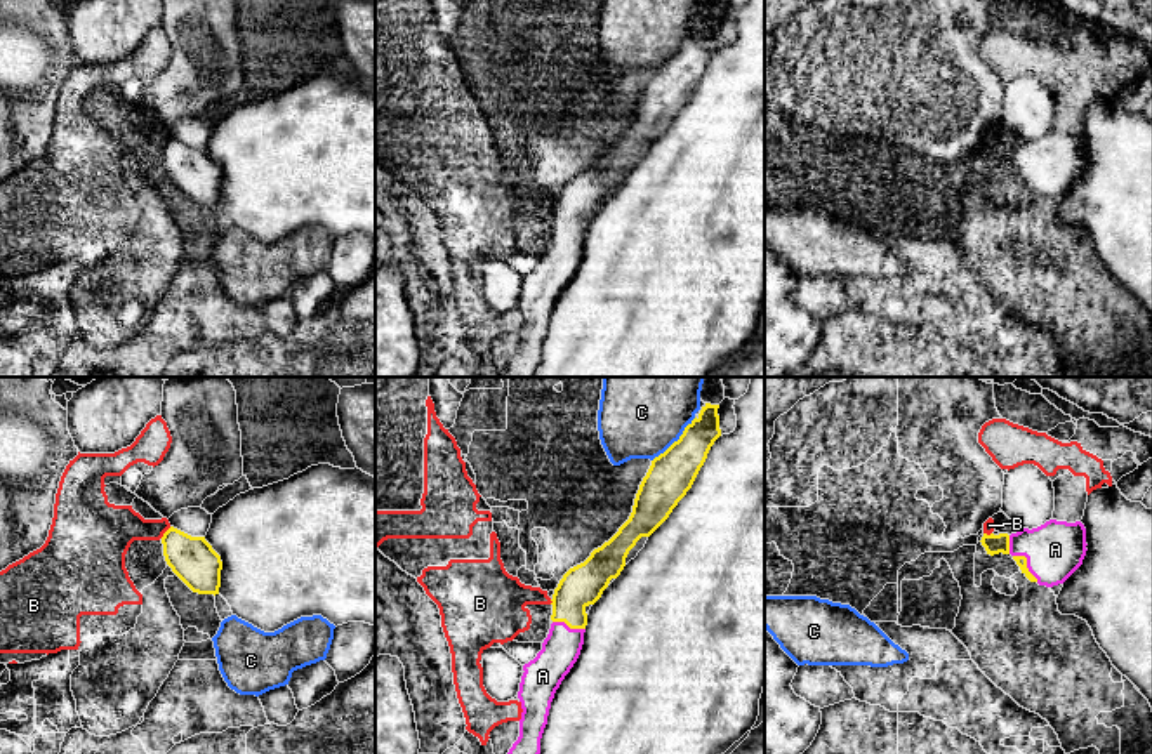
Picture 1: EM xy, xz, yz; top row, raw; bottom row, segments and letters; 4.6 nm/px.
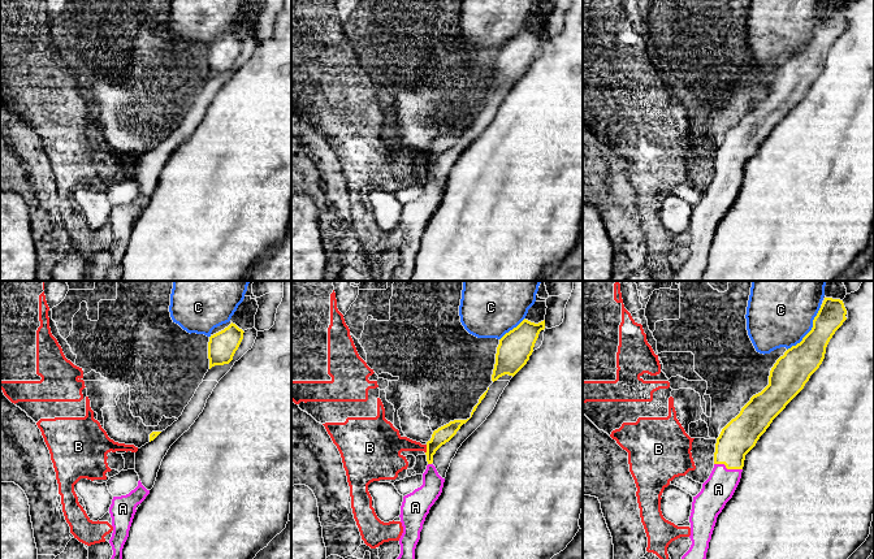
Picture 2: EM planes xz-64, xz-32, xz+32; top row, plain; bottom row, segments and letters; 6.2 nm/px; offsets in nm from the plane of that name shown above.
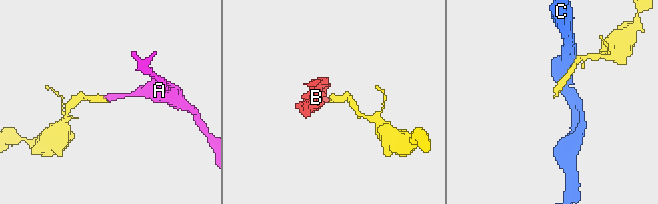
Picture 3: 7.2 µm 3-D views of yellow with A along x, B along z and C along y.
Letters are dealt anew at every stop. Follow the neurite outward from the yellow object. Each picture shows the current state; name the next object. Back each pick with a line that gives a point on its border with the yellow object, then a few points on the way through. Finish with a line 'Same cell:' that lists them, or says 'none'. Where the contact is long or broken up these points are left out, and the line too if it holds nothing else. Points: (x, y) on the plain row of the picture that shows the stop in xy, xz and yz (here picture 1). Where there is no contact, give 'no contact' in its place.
A: yz (1026, 174) | across yz (1020, 171), (1026, 174), (1034, 165), (1055, 160)
Same cell: A

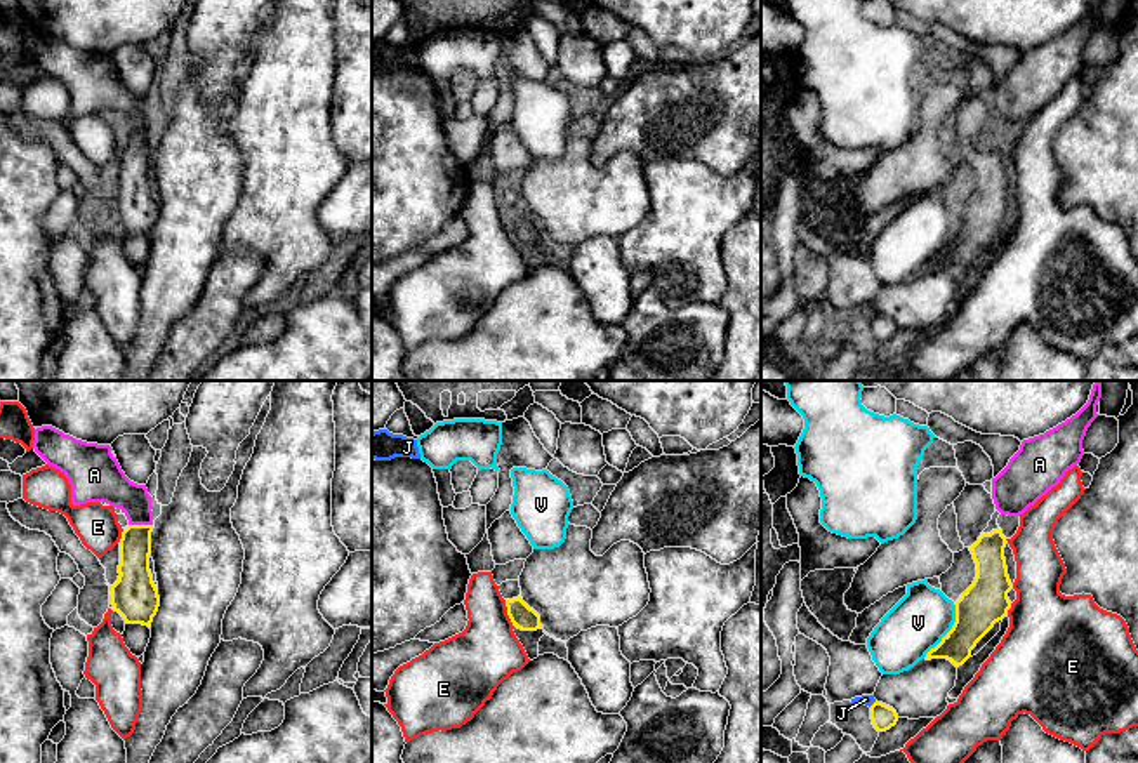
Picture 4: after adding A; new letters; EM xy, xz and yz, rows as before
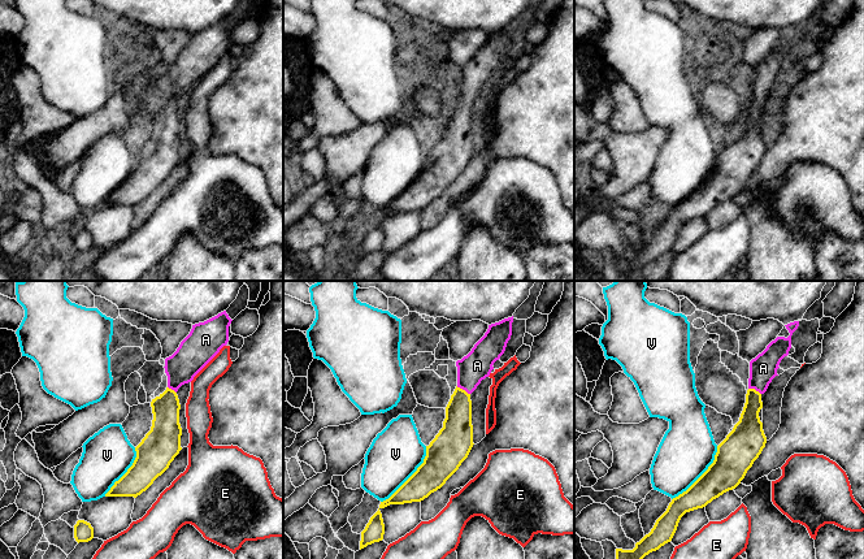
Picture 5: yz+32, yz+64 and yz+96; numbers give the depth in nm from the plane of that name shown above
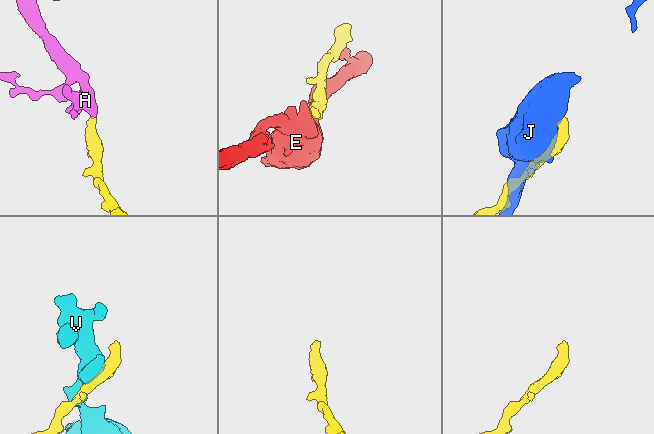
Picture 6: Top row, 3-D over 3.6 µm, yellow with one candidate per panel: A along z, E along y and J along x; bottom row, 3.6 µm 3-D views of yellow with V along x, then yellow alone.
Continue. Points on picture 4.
A: xy (141, 136) | across xy (136, 190), (136, 148), (141, 136), (139, 126), (108, 94)
Same cell: A

